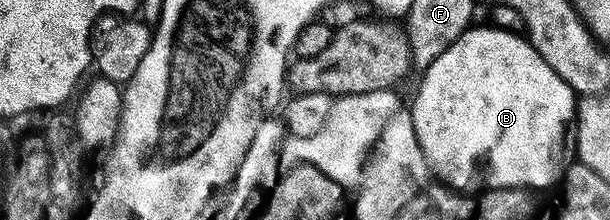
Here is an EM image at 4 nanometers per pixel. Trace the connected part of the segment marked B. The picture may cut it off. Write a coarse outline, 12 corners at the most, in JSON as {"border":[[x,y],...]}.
{"border":[[477,26],[423,72],[412,124],[461,193],[548,193],[578,96]]}

